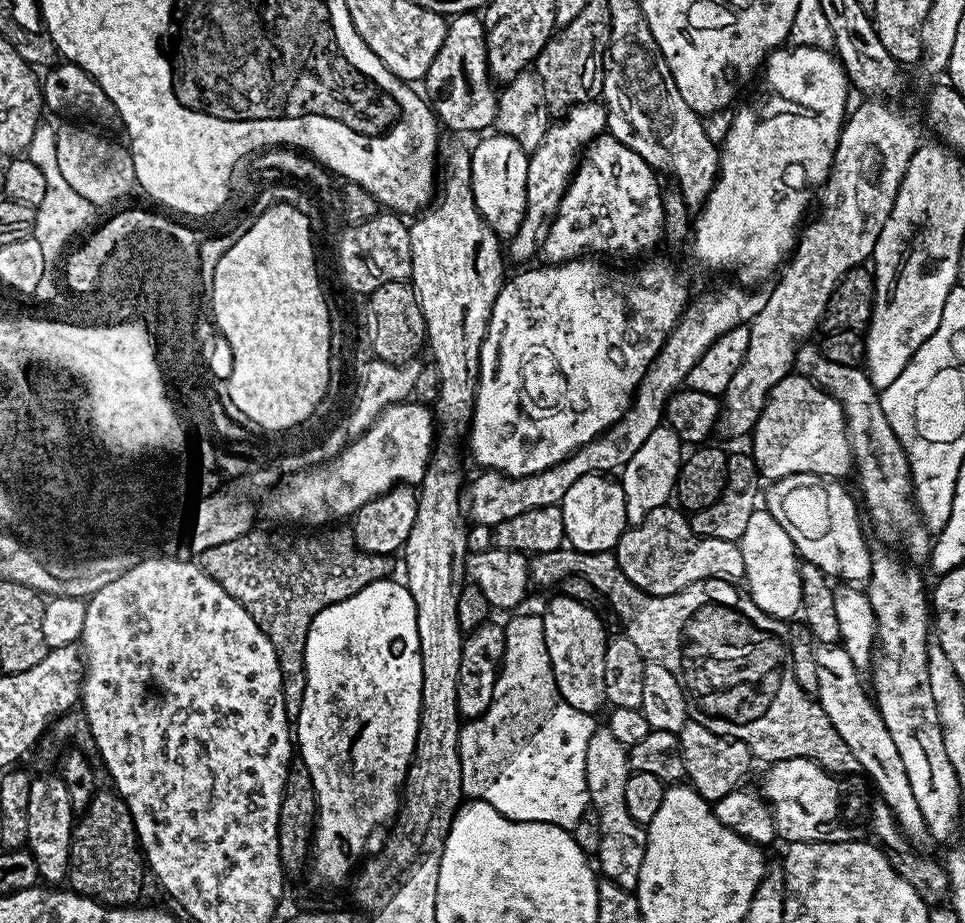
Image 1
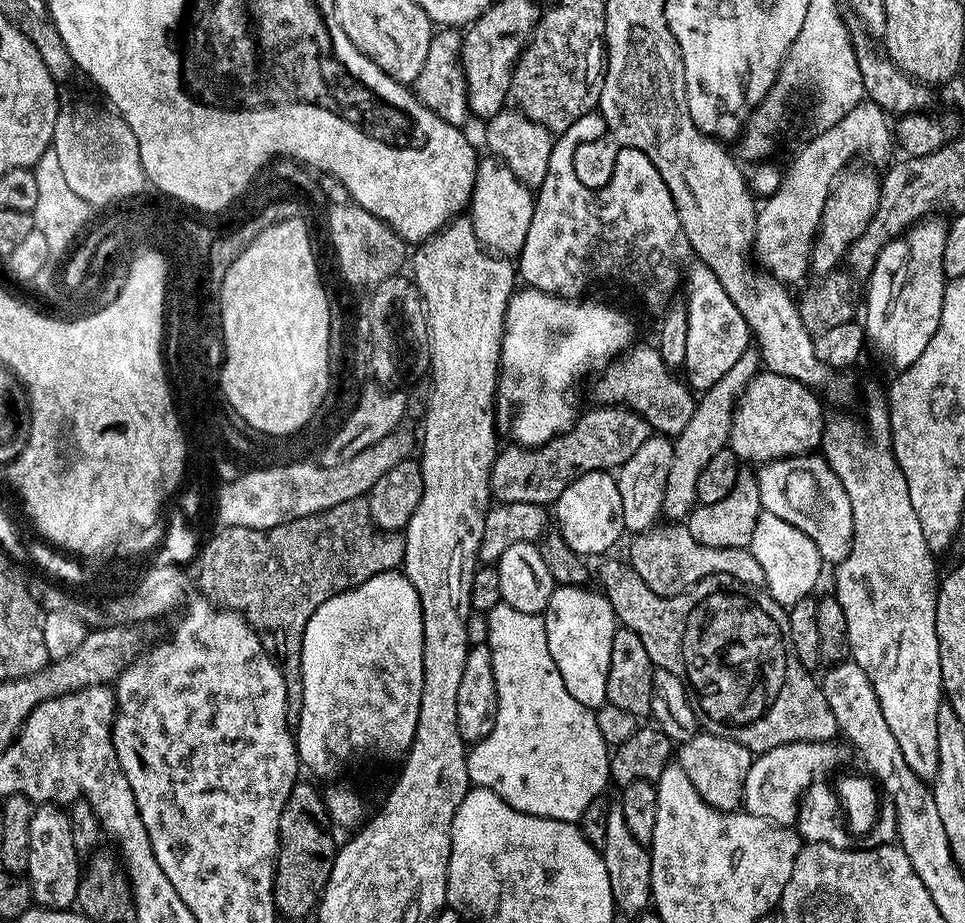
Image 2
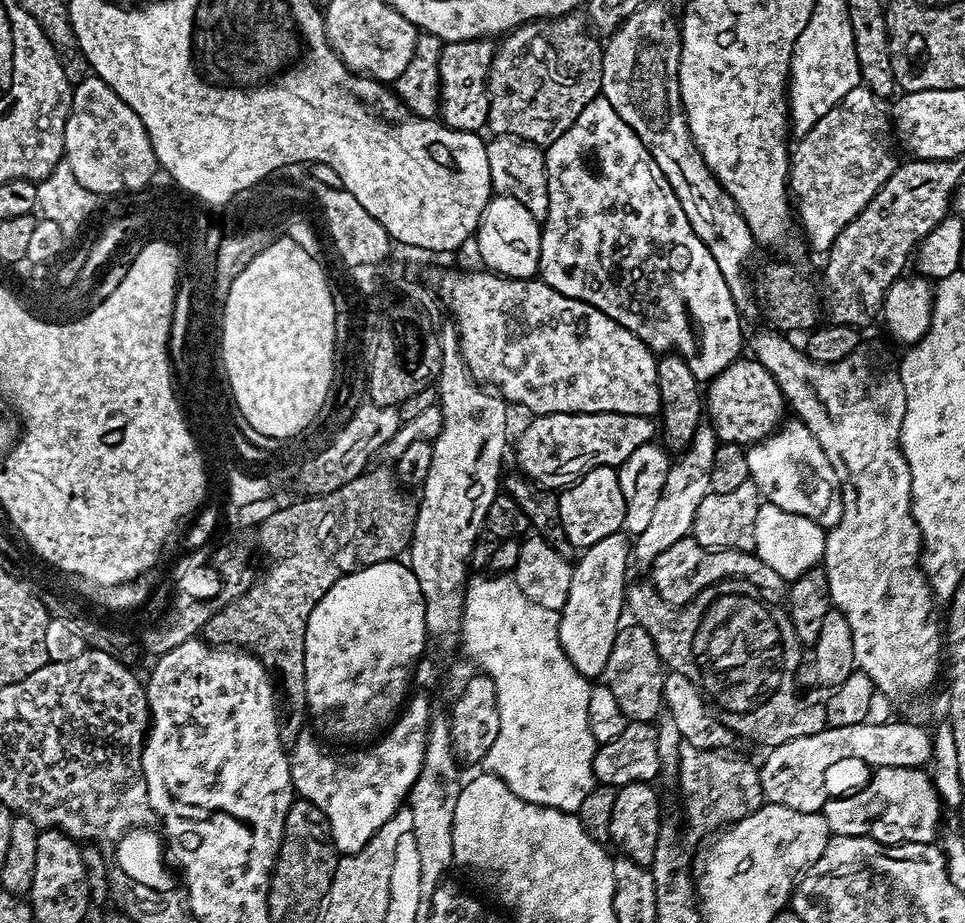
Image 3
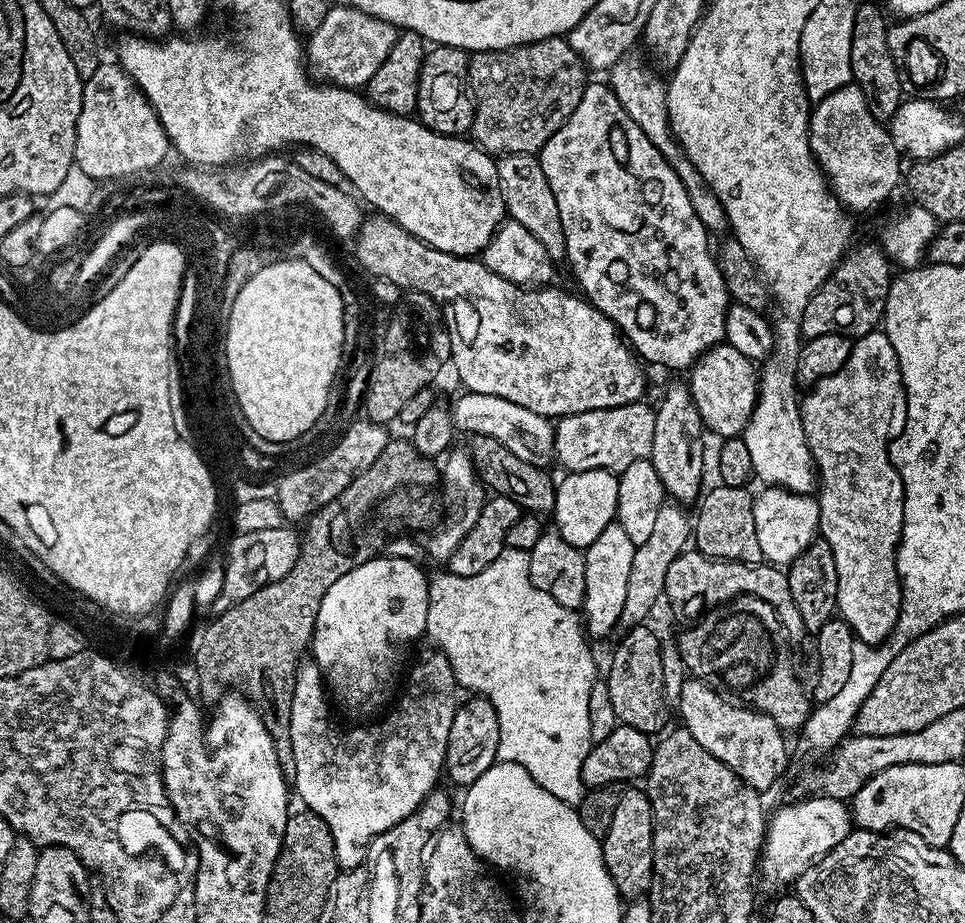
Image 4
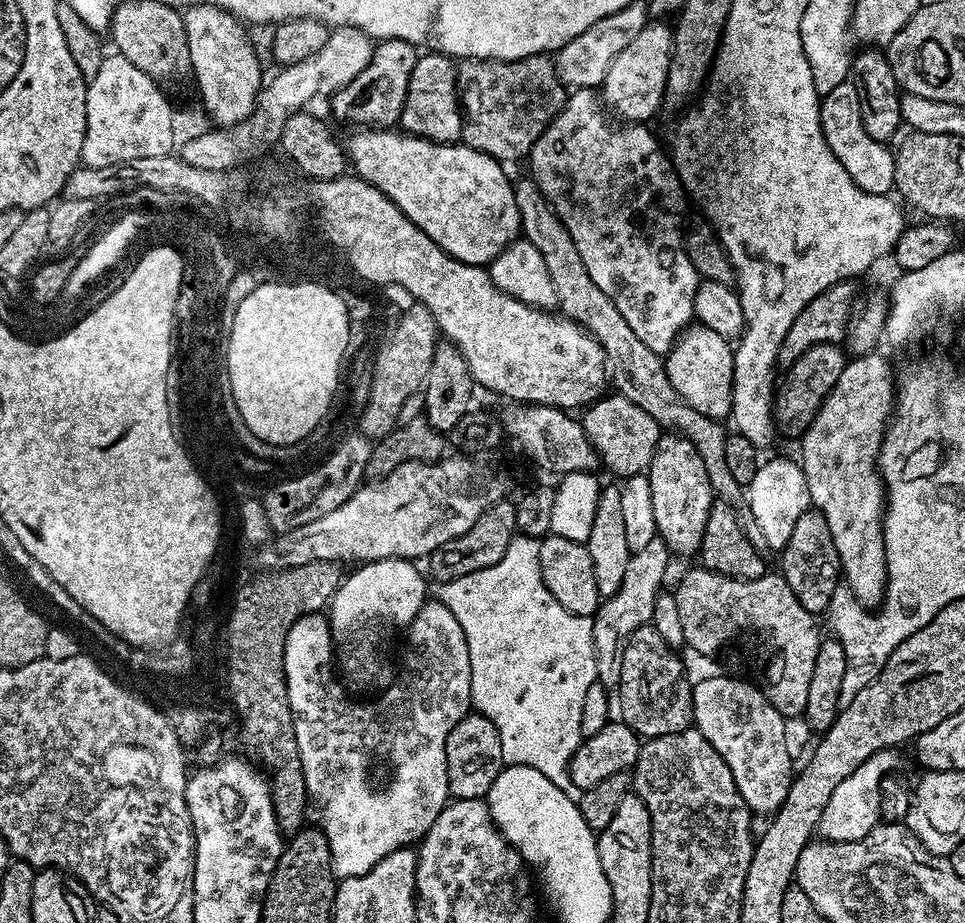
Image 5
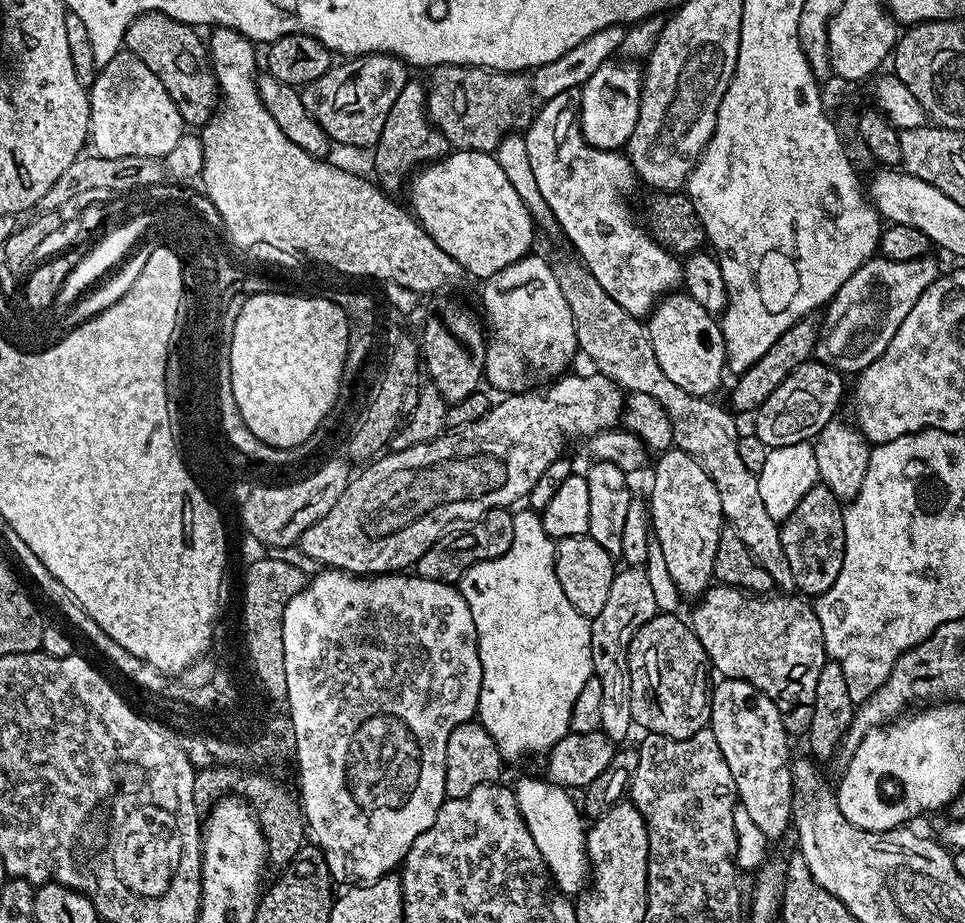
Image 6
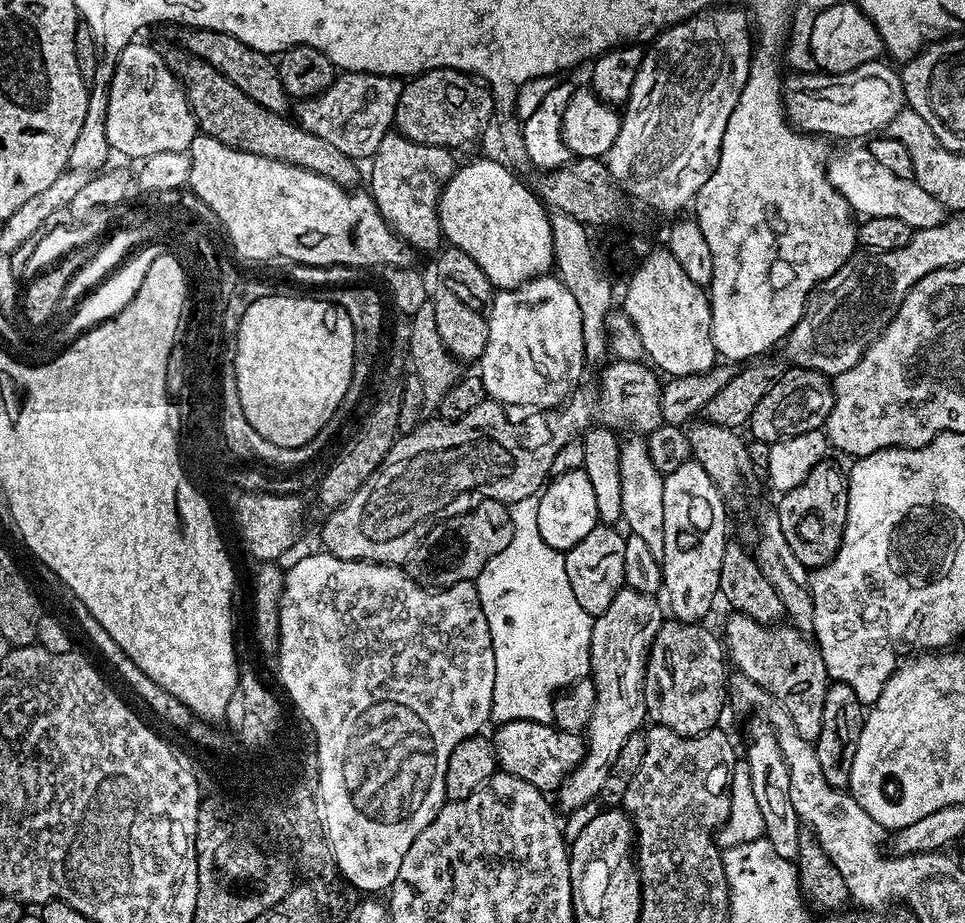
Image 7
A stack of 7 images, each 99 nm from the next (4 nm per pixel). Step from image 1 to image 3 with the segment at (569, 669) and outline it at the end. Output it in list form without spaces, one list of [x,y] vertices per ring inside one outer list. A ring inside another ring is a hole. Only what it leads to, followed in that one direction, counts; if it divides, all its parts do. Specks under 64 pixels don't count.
[[[621,531],[602,538],[594,546],[583,549],[580,560],[573,565],[570,580],[570,591],[566,598],[566,605],[559,612],[559,642],[568,660],[583,676],[590,680],[601,677],[606,662],[609,661],[610,650],[613,649],[614,638],[617,636],[622,621],[620,618],[626,608],[628,578],[626,572],[630,565],[630,540]]]

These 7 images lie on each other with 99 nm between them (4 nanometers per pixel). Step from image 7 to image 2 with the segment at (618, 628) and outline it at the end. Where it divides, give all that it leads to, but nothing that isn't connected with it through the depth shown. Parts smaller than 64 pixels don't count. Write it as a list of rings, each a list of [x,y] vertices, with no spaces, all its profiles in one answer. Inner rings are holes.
[[[749,350],[714,382],[714,386],[703,389],[697,399],[694,418],[690,418],[686,430],[672,440],[672,461],[670,462],[670,478],[666,478],[666,494],[662,498],[662,512],[669,521],[680,522],[687,517],[693,508],[697,507],[696,491],[698,478],[702,470],[706,469],[710,458],[718,451],[728,447],[732,415],[736,409],[736,401],[744,393],[744,388],[761,371],[762,361],[759,351]]]

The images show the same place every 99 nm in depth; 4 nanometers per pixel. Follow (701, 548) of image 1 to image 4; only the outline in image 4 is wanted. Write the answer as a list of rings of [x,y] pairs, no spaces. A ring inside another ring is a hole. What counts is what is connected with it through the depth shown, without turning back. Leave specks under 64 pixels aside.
[[[685,550],[678,558],[674,558],[674,562],[670,562],[666,570],[664,596],[666,604],[668,600],[669,606],[672,607],[673,614],[688,620],[684,622],[695,621],[705,611],[704,600],[708,606],[715,606],[733,600],[736,596],[757,596],[773,606],[785,604],[785,608],[782,608],[782,616],[789,629],[804,628],[802,618],[791,604],[792,595],[787,571],[783,567],[767,562],[743,564],[737,560],[715,560],[703,556],[701,552]]]

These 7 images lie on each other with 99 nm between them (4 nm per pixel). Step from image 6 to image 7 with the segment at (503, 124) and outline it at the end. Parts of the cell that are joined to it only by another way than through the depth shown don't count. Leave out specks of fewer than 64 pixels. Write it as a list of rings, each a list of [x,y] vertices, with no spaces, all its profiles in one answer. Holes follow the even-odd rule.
[[[435,68],[411,77],[401,87],[394,128],[401,136],[413,140],[415,144],[429,144],[439,148],[457,150],[456,148],[478,139],[483,134],[484,127],[492,120],[492,103],[494,103],[494,97],[491,88],[477,77],[453,68]]]

